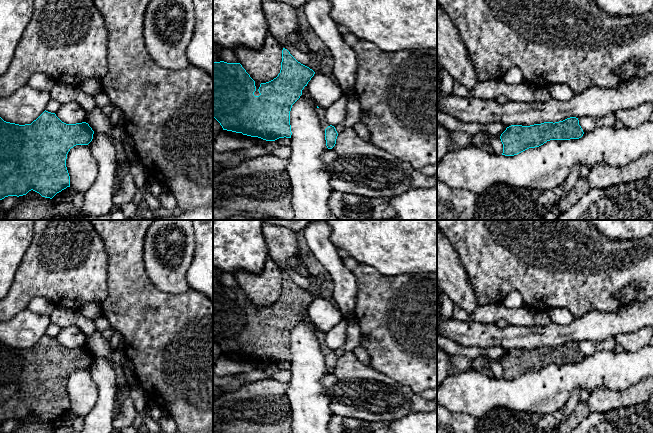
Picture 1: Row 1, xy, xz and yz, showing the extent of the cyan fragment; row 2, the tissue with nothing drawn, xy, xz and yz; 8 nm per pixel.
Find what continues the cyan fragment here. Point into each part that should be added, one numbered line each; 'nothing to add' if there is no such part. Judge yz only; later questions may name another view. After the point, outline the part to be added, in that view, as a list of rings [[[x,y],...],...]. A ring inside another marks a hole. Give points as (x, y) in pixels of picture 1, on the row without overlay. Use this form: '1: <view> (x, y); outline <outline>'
nothing to add

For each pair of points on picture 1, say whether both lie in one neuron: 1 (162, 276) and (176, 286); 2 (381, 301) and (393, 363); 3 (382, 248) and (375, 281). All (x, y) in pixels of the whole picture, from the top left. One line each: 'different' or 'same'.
1: same
2: same
3: different

